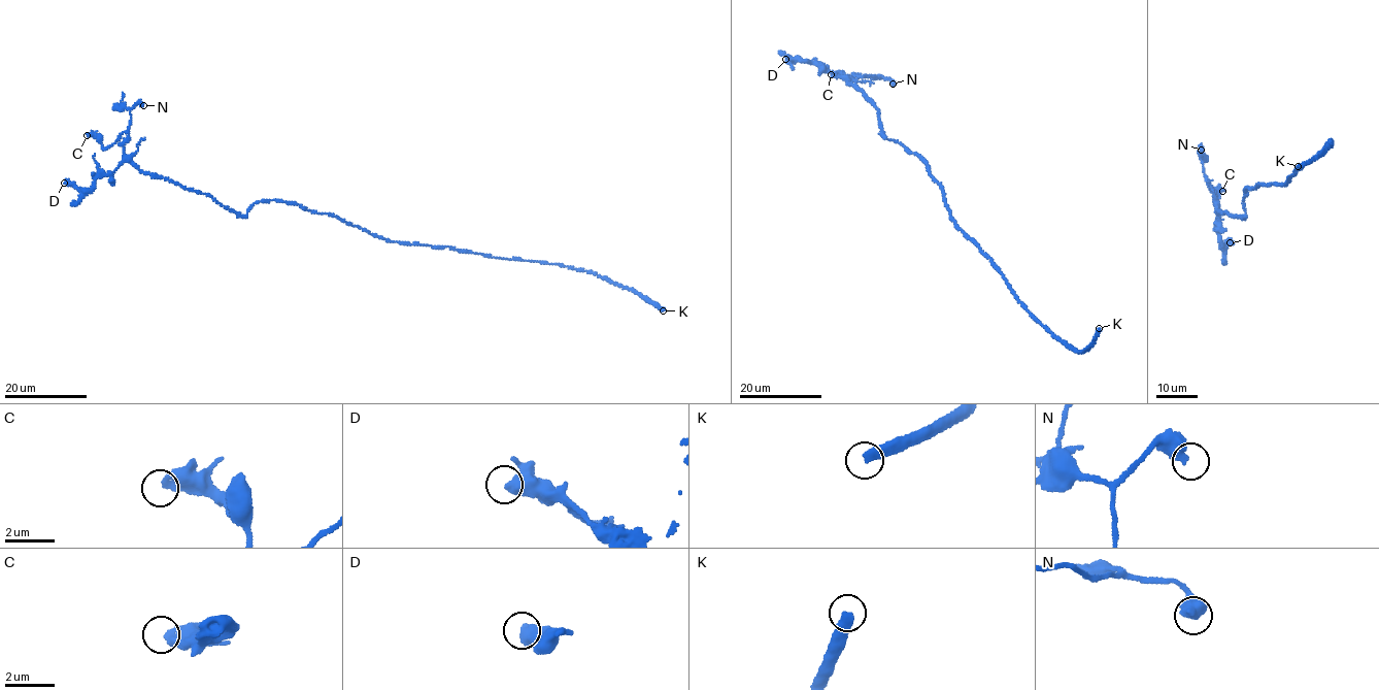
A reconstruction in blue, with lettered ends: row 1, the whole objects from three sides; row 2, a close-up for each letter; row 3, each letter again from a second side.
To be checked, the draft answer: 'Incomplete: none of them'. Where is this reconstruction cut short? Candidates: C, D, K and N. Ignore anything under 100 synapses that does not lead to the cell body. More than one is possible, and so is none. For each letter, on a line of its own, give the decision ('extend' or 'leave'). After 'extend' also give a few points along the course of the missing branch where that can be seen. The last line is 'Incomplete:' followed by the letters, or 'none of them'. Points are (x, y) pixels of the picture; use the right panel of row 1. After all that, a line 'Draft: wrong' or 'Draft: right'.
C: leave
D: leave
K: extend; course (1298, 166), (1281, 168), (1269, 158), (1248, 129), (1237, 101), (1237, 67), (1233, 54), (1208, 29), (1199, 3)
N: leave
Incomplete: K
Draft: wrong

